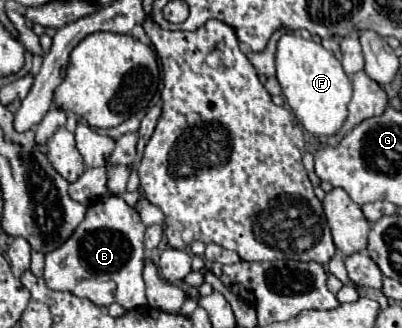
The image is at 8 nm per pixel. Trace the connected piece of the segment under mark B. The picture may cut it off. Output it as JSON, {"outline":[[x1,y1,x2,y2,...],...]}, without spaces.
{"outline":[[101,196,89,204,85,220,73,238,45,256,45,282,51,290,67,290,79,298,89,298,99,306,113,302,125,310,147,306,145,282,141,276,145,248,145,226,139,214,117,196]]}

